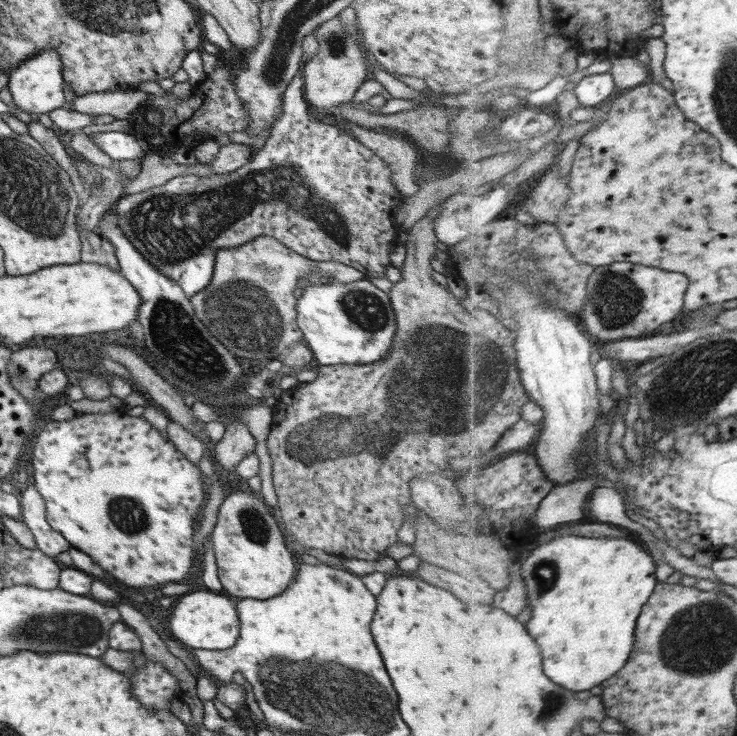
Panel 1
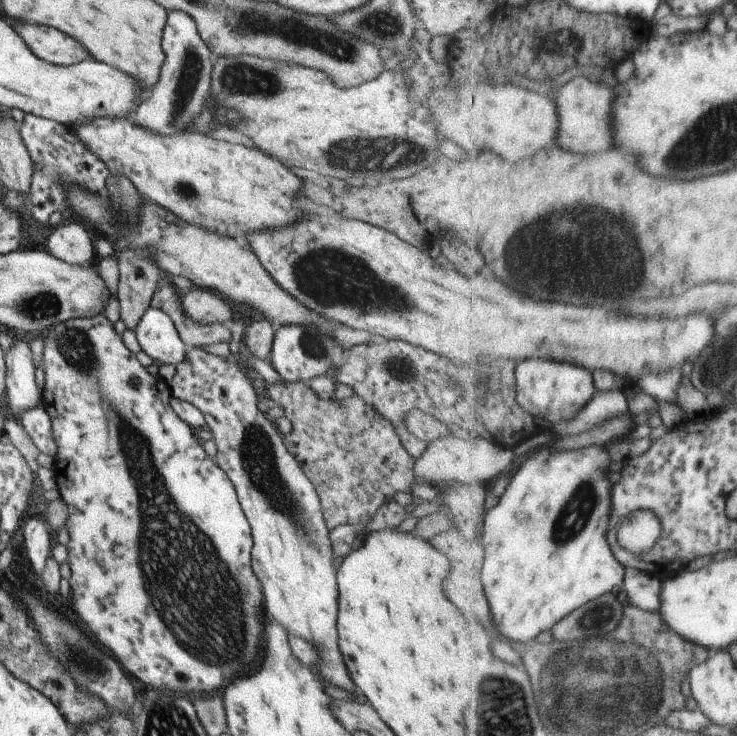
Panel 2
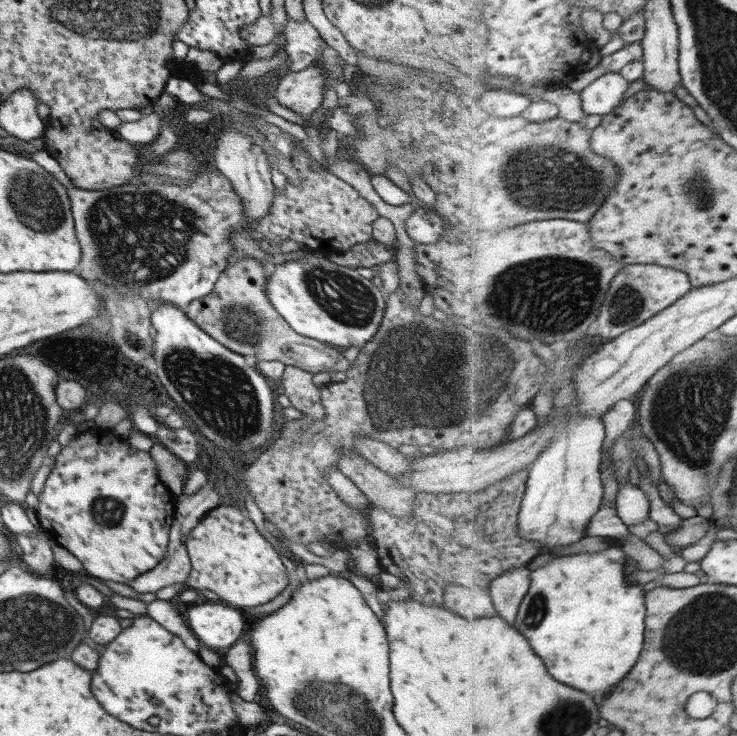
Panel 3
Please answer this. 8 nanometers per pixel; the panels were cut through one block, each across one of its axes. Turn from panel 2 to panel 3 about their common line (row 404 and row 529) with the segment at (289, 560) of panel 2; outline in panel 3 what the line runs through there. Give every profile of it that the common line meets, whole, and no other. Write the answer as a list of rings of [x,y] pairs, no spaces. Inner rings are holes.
[[[232,506],[211,510],[186,539],[186,552],[192,562],[186,588],[212,590],[222,600],[236,606],[260,606],[276,598],[288,586],[288,574],[278,552],[258,532],[242,510]]]

